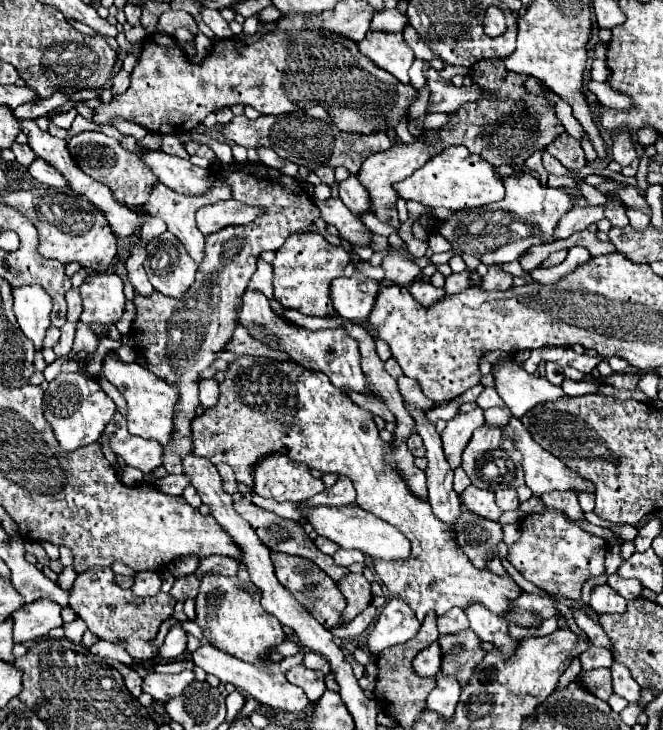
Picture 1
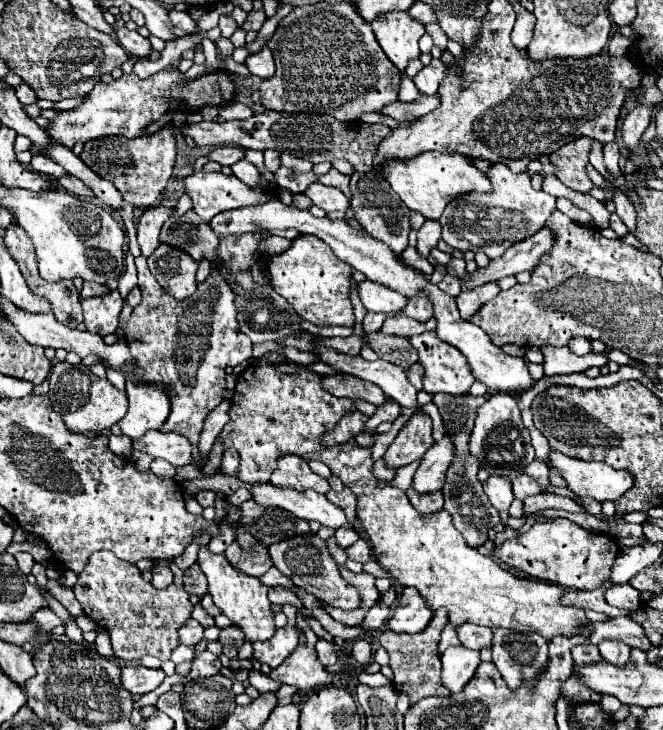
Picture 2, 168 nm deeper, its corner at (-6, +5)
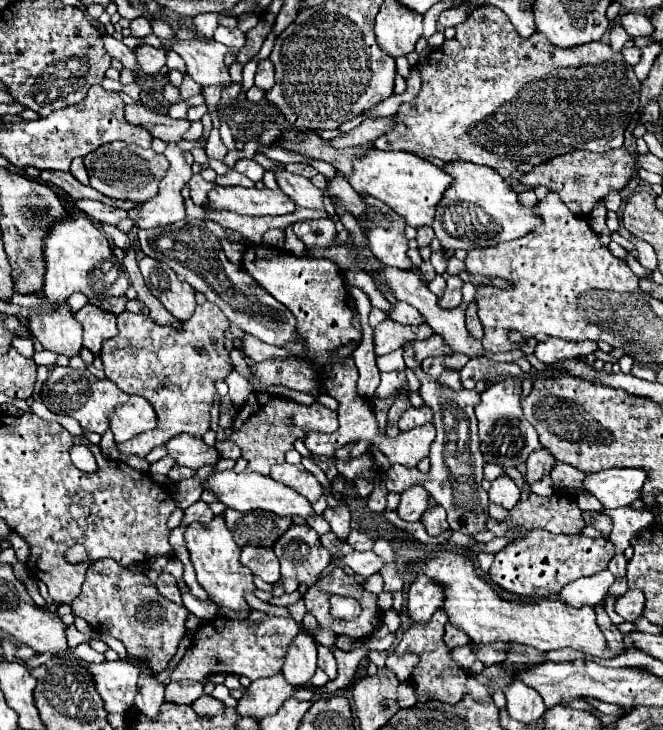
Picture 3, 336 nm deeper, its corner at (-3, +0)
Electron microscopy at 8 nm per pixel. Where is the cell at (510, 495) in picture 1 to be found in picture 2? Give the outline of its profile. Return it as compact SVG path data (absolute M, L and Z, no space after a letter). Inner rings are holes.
M526 473L518 475L518 477L512 481L512 485L514 485L514 497L516 497L516 499L526 499L528 495L536 495L536 493L542 491L540 485L538 485L538 481L536 481L534 477L526 475Z

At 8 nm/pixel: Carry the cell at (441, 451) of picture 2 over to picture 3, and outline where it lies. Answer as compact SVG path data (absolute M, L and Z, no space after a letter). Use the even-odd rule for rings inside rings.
M411 486L401 494L401 504L397 508L399 518L407 522L417 522L421 512L427 510L429 506L429 492L423 486Z

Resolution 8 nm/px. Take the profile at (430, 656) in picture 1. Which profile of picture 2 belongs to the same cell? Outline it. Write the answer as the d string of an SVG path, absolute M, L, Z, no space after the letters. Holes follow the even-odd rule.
M446 625L444 627L444 631L442 631L442 639L440 639L440 653L444 651L444 649L448 649L448 647L452 647L452 645L458 645L460 641L458 641L458 635L456 635L456 627L454 625Z

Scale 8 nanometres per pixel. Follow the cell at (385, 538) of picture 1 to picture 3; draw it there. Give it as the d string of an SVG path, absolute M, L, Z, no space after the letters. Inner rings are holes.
M233 470L227 472L211 472L209 480L205 482L205 488L213 490L219 496L219 502L223 502L227 508L239 510L239 512L249 512L249 510L267 510L273 512L277 516L301 516L301 518L309 518L309 516L317 516L317 512L313 510L311 502L301 496L299 492L293 492L291 488L287 488L281 482L275 482L269 476L261 476L257 472L249 472L243 470L239 474L235 474Z

